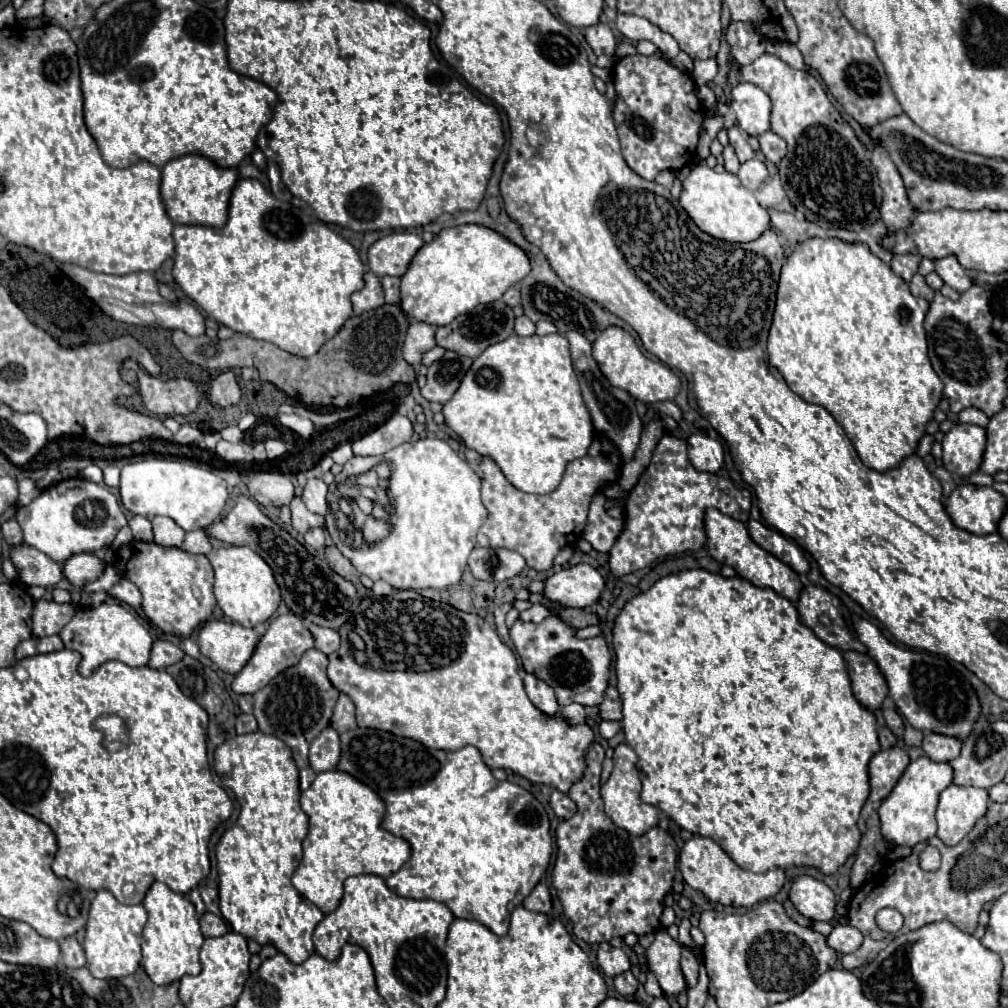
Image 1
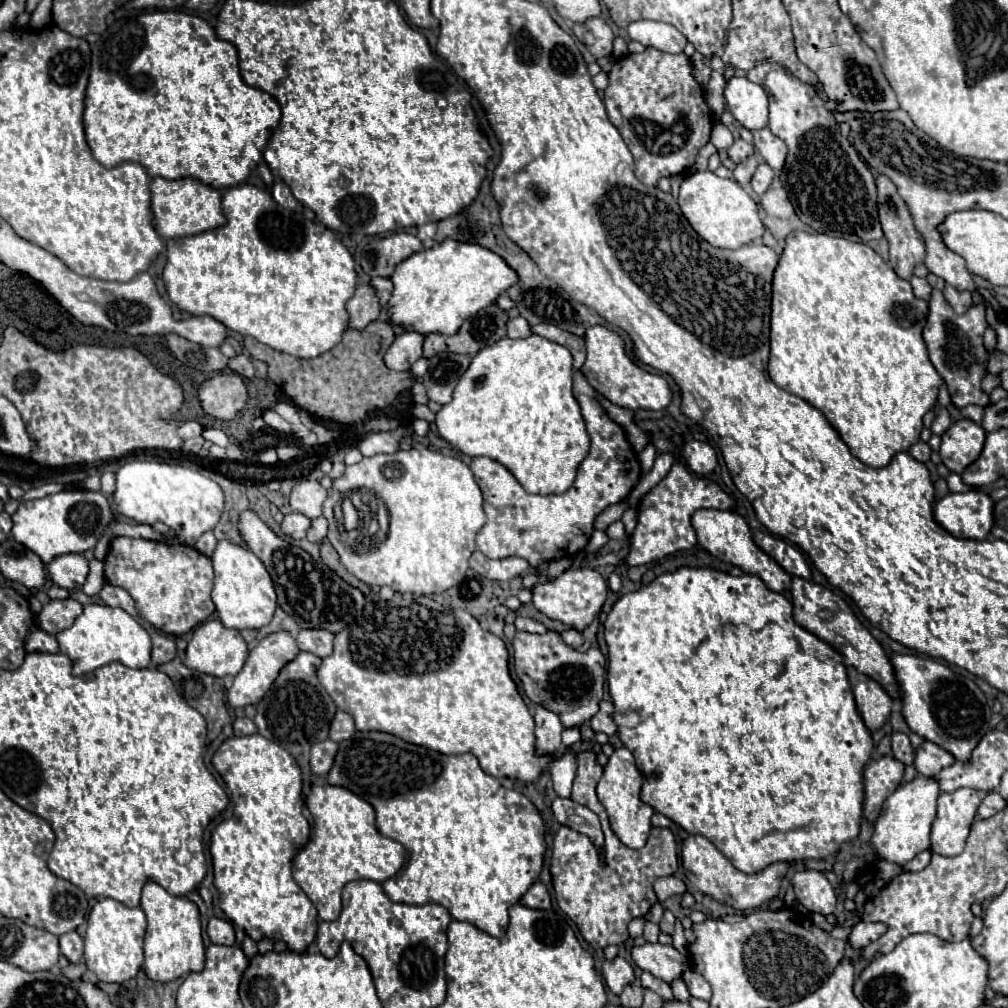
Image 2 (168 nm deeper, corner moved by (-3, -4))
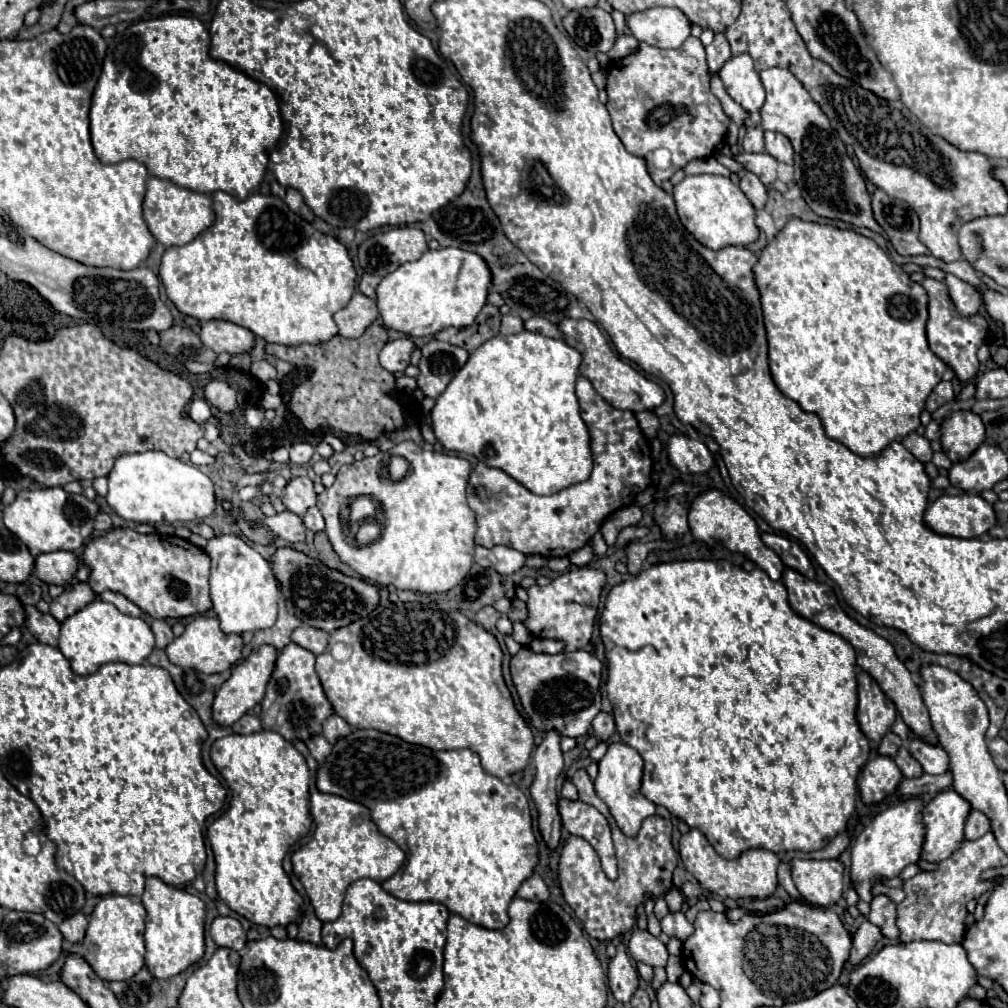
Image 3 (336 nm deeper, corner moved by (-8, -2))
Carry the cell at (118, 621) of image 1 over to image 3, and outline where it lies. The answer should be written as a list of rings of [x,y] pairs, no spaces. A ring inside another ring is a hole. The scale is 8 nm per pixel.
[[[94,600],[86,608],[60,622],[58,650],[66,656],[76,674],[88,676],[108,662],[142,664],[154,650],[154,634],[142,618],[126,616],[114,604]]]

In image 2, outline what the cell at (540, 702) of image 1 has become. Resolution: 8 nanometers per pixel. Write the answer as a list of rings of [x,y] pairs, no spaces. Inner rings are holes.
[[[545,706],[535,708],[535,736],[537,736],[537,754],[557,754],[563,748],[561,732],[563,724],[559,716]]]

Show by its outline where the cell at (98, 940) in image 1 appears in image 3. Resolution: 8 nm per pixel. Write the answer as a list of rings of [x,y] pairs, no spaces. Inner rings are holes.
[[[104,896],[94,906],[82,942],[82,956],[100,980],[127,981],[140,972],[140,966],[144,966],[144,918],[146,910],[142,902],[130,896]]]

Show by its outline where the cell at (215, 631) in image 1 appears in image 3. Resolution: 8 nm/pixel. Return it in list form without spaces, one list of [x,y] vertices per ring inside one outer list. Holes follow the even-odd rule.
[[[202,614],[202,616],[194,616],[188,622],[188,626],[184,628],[184,632],[166,646],[166,656],[176,666],[194,668],[204,674],[218,674],[218,672],[232,668],[240,660],[242,646],[244,646],[244,642],[238,634],[224,634],[220,630],[216,616]]]

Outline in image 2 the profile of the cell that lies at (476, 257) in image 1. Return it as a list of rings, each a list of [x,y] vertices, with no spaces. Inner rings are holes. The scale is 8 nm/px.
[[[451,238],[441,244],[421,250],[401,262],[391,276],[393,298],[391,298],[391,322],[405,330],[421,334],[455,334],[467,316],[477,314],[481,308],[491,306],[499,294],[509,290],[519,276],[499,254],[485,246],[471,242],[455,242]]]

